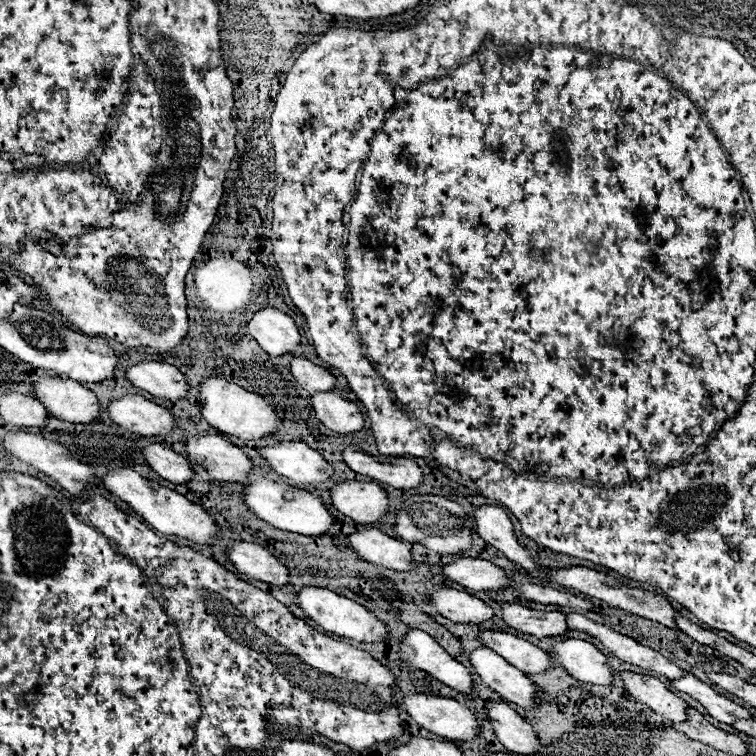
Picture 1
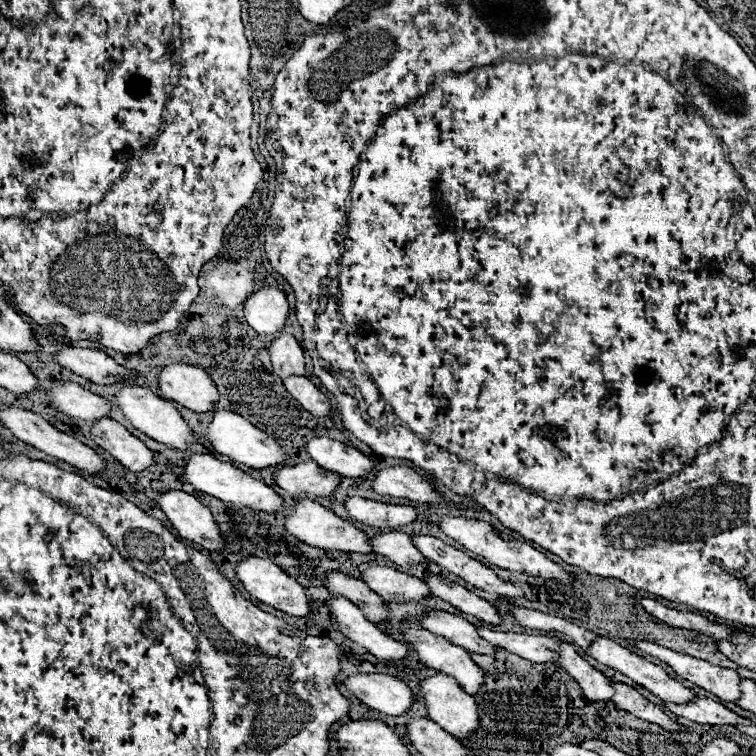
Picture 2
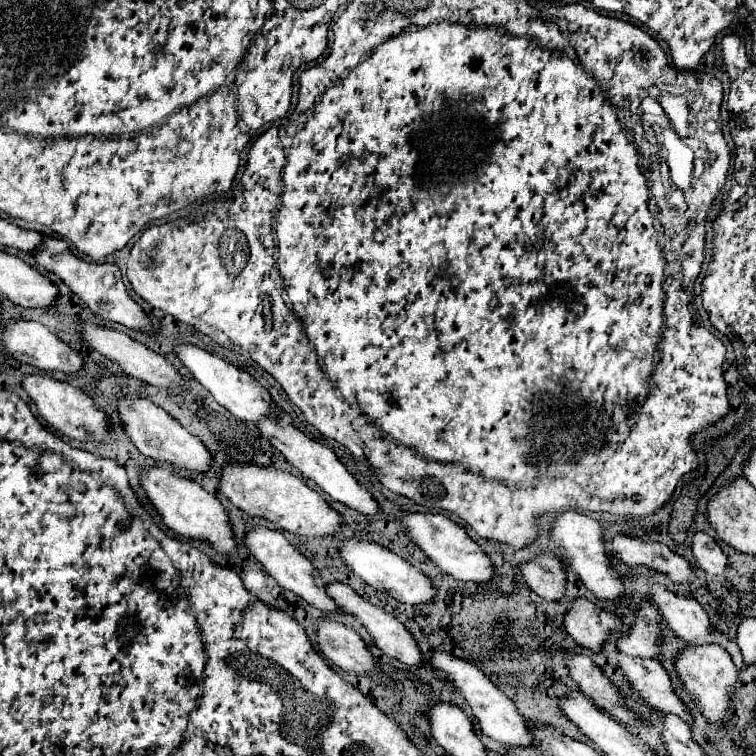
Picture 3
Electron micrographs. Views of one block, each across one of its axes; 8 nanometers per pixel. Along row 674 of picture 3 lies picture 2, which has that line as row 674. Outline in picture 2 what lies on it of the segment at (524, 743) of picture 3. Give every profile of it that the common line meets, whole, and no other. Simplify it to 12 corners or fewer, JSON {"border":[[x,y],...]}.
{"border":[[424,628],[406,642],[436,672],[456,678],[468,694],[484,682],[470,652]]}

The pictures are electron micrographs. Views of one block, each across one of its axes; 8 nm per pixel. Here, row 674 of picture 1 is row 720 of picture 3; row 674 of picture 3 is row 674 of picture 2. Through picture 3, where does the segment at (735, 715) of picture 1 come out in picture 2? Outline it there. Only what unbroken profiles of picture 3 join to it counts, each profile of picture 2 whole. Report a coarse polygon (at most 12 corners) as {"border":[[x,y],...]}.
{"border":[[596,638],[586,650],[600,664],[622,672],[666,702],[696,698],[664,668]]}

